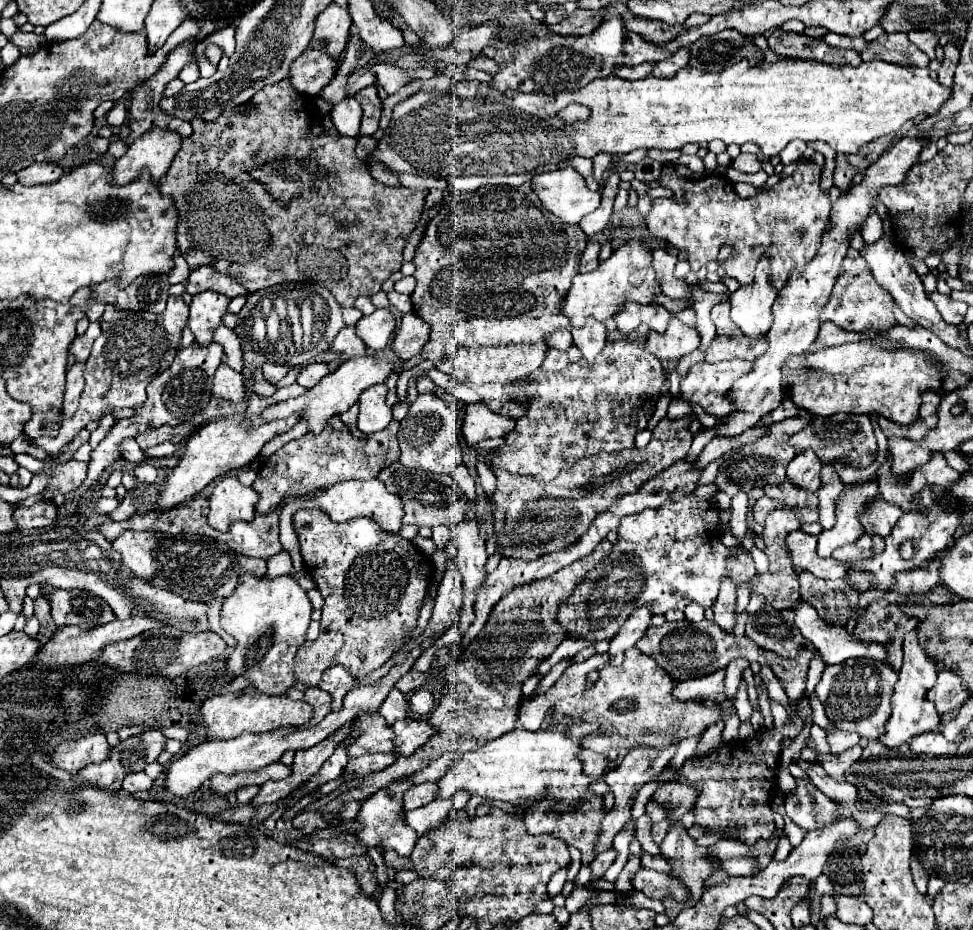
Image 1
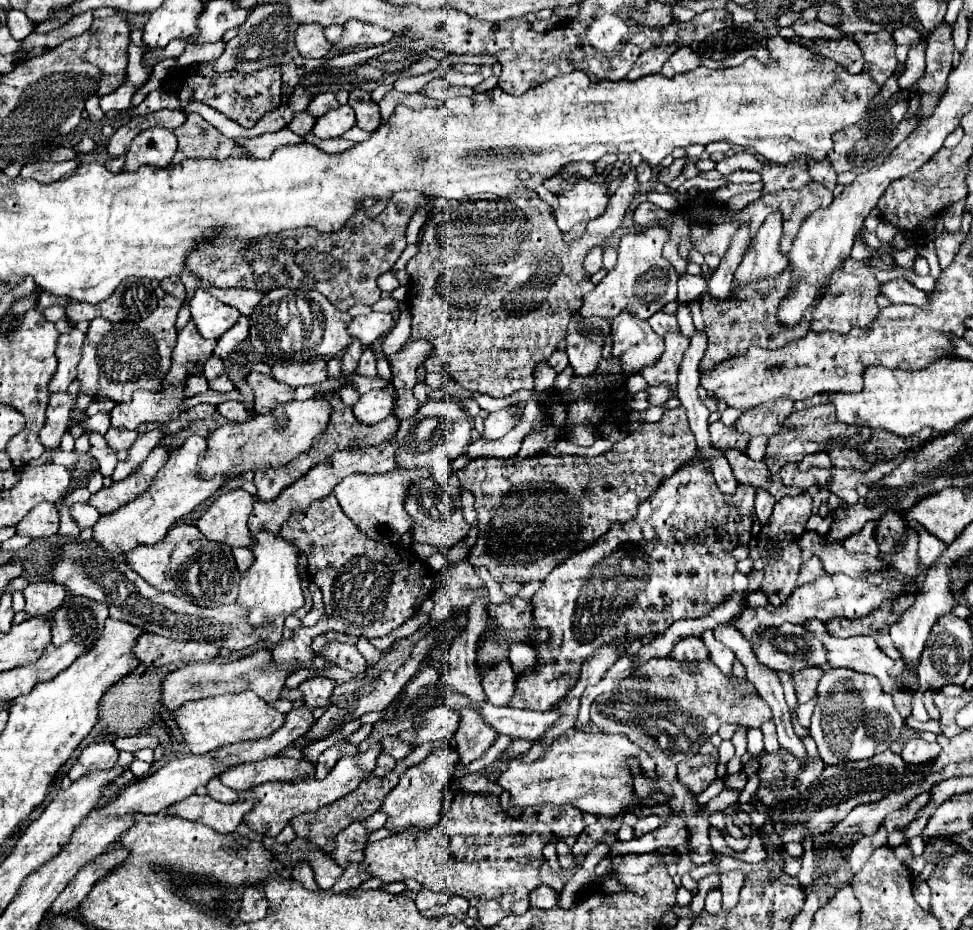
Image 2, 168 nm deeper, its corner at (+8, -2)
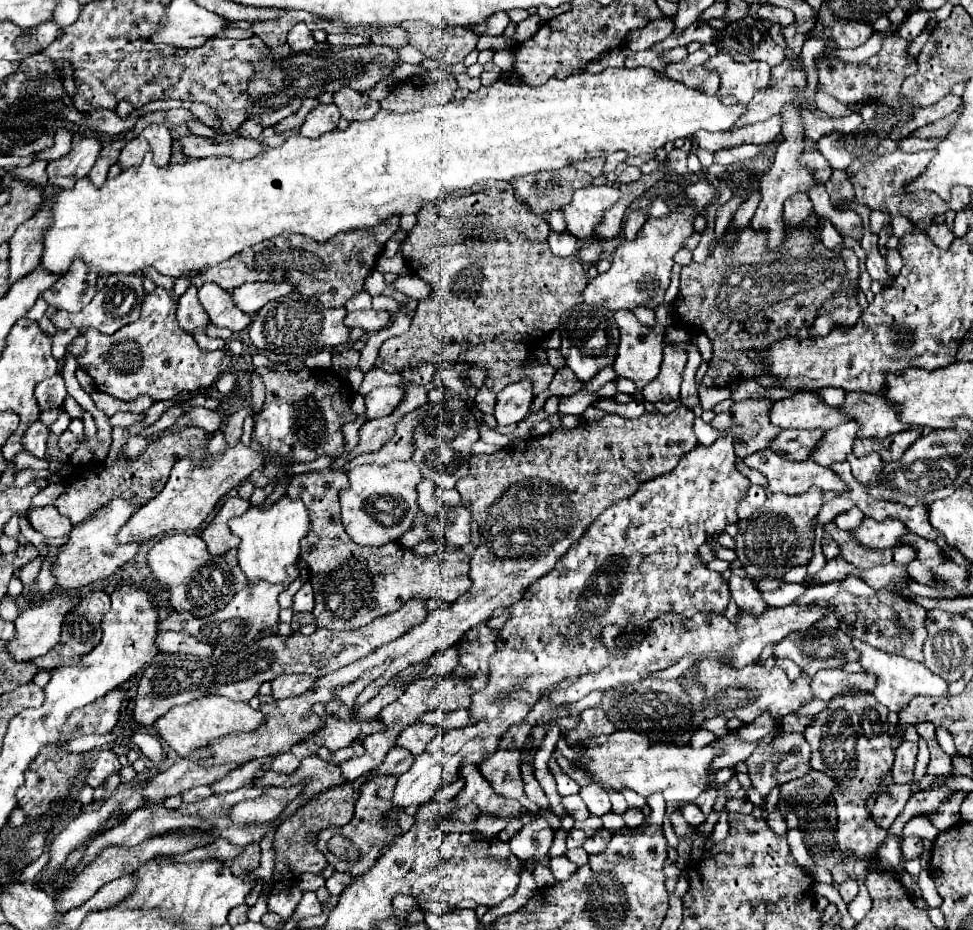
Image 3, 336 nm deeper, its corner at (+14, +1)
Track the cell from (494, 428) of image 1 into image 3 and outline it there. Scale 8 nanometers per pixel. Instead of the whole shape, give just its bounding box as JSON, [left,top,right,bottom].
[494,381,534,427]

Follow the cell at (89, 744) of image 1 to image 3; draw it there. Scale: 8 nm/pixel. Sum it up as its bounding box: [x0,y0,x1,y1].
[86,751,120,787]

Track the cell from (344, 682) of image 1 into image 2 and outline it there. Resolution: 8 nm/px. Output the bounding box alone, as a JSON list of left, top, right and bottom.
[298,678,336,708]

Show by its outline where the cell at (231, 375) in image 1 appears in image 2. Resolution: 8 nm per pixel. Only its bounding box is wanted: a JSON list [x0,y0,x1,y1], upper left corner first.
[218,402,250,422]

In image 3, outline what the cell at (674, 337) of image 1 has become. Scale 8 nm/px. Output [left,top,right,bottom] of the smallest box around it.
[642,345,687,403]

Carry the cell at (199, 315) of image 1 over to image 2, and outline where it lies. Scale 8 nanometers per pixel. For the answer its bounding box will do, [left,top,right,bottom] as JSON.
[190,288,240,338]

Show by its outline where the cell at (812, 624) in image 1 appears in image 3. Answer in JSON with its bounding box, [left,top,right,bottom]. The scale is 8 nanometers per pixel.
[852,639,948,711]

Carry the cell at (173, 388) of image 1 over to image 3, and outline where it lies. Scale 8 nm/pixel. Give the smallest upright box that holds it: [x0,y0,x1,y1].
[176,285,208,335]

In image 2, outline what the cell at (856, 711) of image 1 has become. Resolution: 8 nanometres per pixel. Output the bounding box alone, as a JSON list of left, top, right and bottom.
[808,670,900,764]

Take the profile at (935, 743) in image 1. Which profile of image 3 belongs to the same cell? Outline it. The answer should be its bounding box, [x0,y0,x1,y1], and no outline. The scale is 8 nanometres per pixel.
[894,741,918,783]

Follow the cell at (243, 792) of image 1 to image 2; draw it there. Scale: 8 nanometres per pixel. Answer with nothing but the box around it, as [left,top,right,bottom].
[206,776,238,804]

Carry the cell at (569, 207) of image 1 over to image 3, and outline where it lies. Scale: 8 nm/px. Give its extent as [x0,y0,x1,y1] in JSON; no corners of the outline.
[562,185,620,239]

